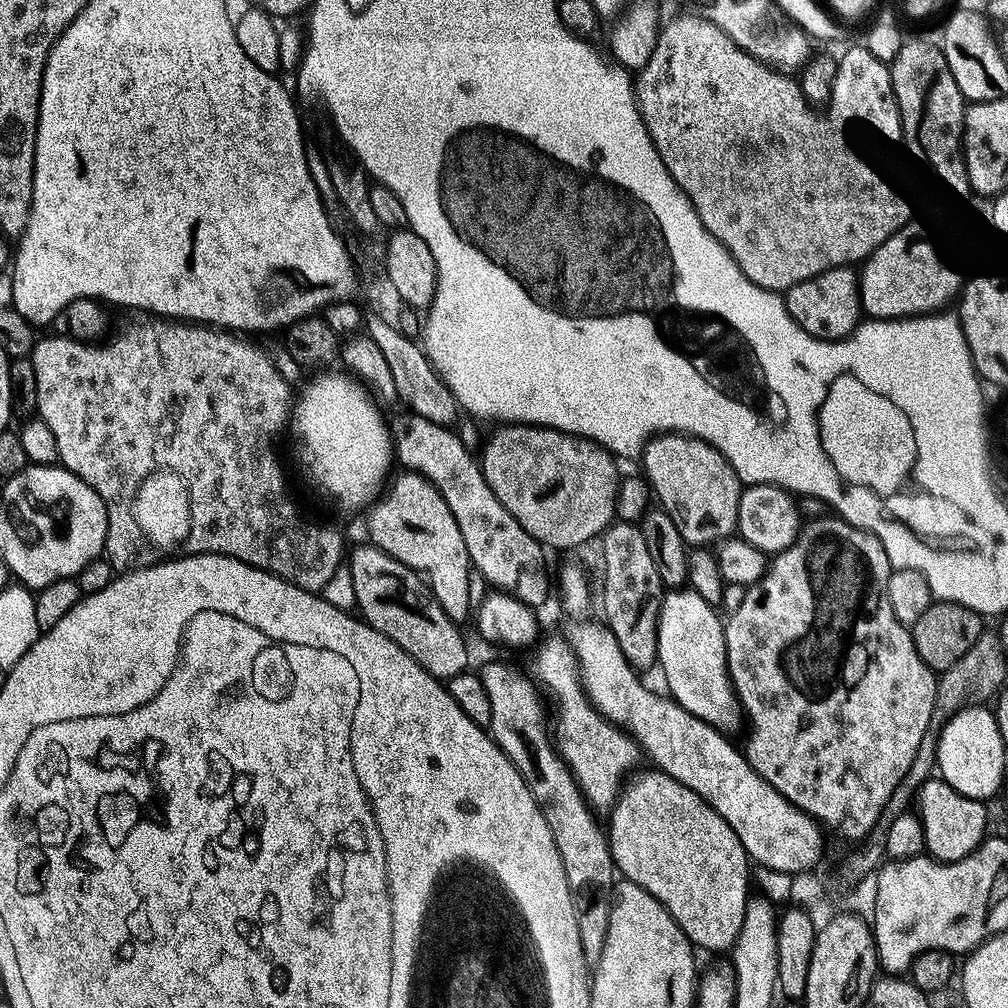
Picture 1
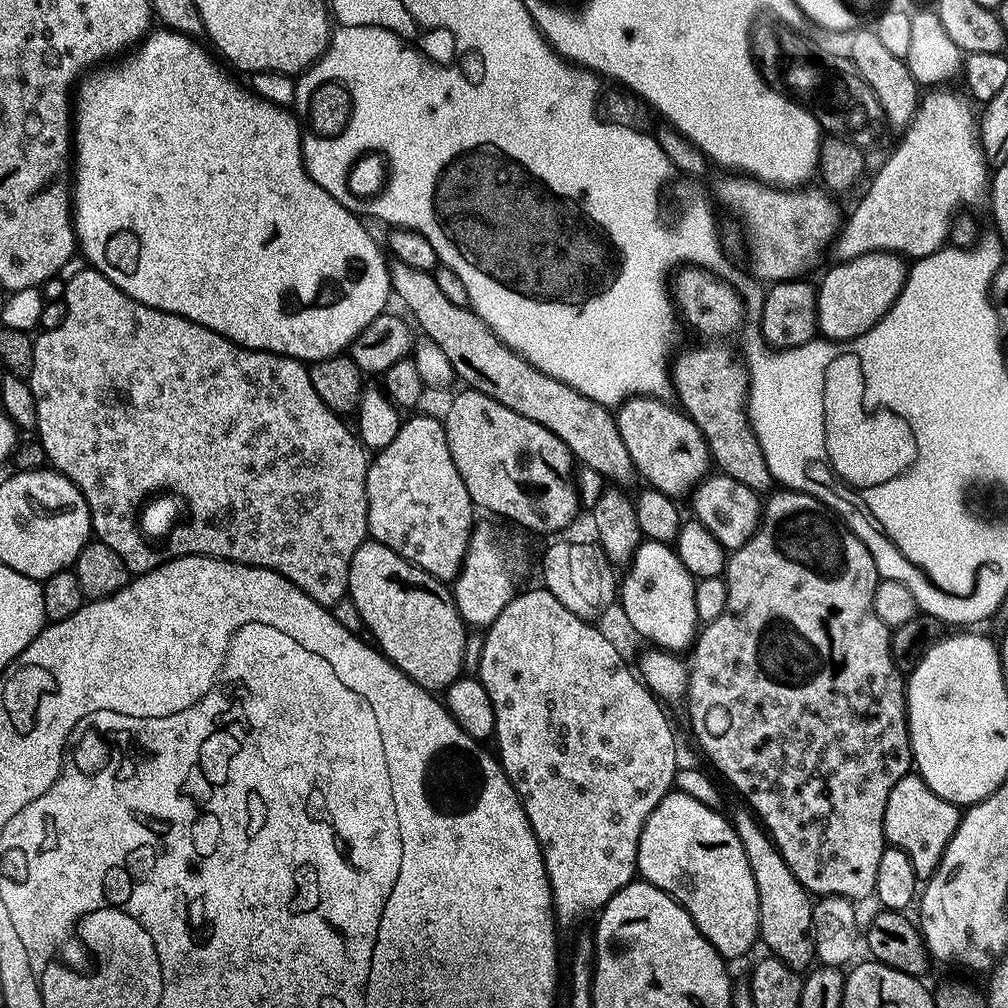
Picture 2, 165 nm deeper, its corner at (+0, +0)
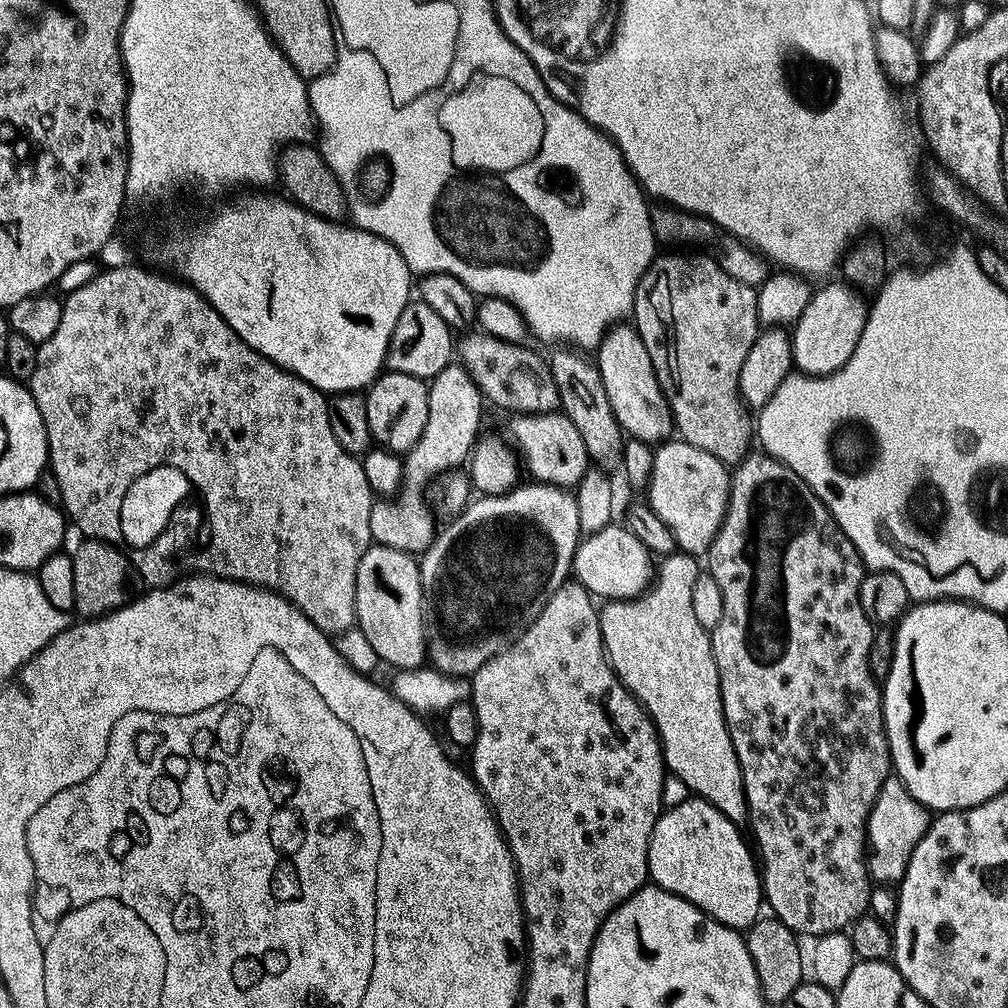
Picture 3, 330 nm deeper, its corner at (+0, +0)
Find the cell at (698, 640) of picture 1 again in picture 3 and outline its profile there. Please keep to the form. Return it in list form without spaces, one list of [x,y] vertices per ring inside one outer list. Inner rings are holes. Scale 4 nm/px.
[[[611,522],[604,529],[589,532],[581,539],[580,543],[576,545],[576,556],[572,559],[572,572],[575,579],[579,580],[582,587],[592,593],[593,597],[604,596],[603,598],[630,600],[632,597],[640,595],[653,579],[654,560],[647,546],[632,533],[631,529],[627,526],[619,528],[617,524]]]

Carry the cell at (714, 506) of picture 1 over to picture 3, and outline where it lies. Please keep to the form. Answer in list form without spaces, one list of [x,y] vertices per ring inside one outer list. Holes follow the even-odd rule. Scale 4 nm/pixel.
[[[621,322],[604,333],[604,337],[600,339],[600,347],[594,352],[594,363],[600,369],[602,386],[606,386],[610,410],[614,410],[614,418],[631,439],[639,440],[641,444],[656,446],[673,435],[672,411],[654,374],[654,362],[650,362],[650,354],[646,354],[646,346],[631,323]]]

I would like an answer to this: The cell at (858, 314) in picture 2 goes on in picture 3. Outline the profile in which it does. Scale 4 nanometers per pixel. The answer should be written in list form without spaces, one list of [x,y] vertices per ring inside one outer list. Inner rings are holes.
[[[847,282],[840,284],[828,284],[825,288],[817,287],[812,293],[810,302],[806,310],[796,319],[792,334],[792,363],[805,376],[828,376],[832,372],[838,371],[854,354],[854,346],[862,338],[862,330],[868,321],[869,301],[863,300],[861,293]]]

